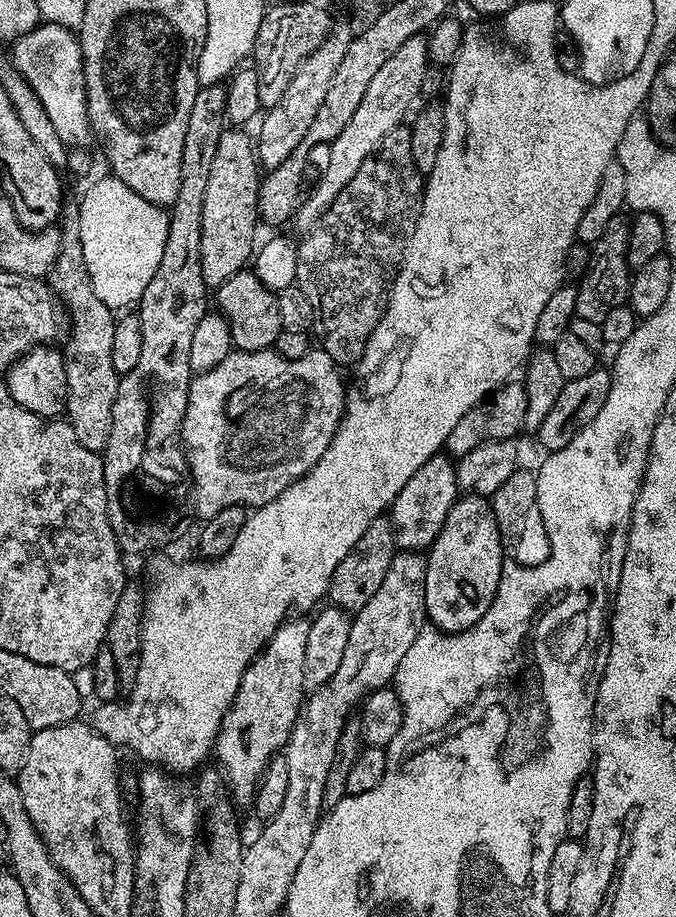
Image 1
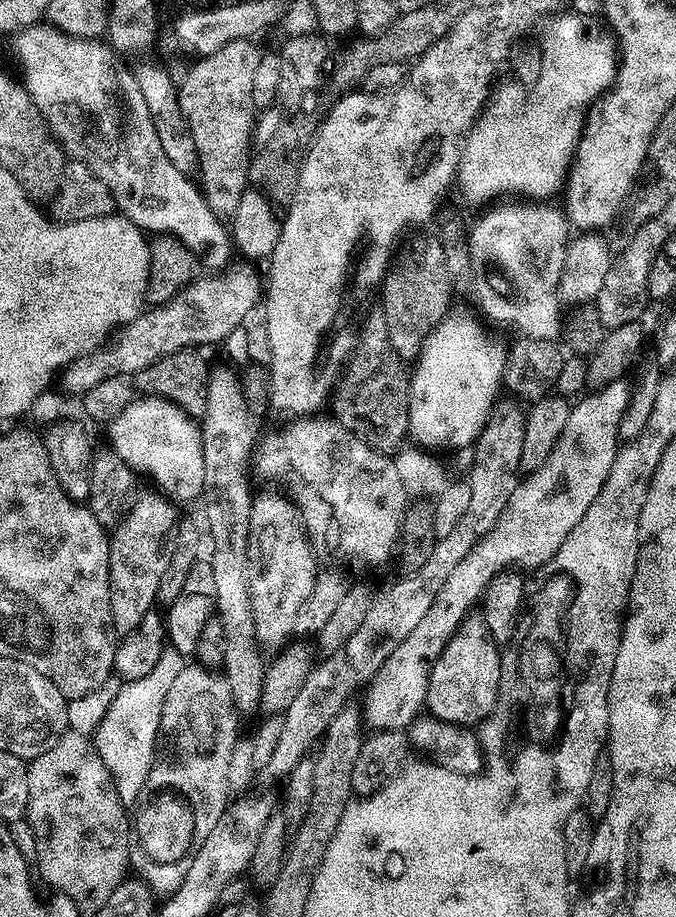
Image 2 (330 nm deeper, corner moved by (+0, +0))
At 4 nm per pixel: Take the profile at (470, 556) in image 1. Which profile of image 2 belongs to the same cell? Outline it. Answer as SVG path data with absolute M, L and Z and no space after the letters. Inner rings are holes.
M469 614L432 664L428 679L427 711L451 724L476 726L487 721L500 700L500 652L484 619Z

